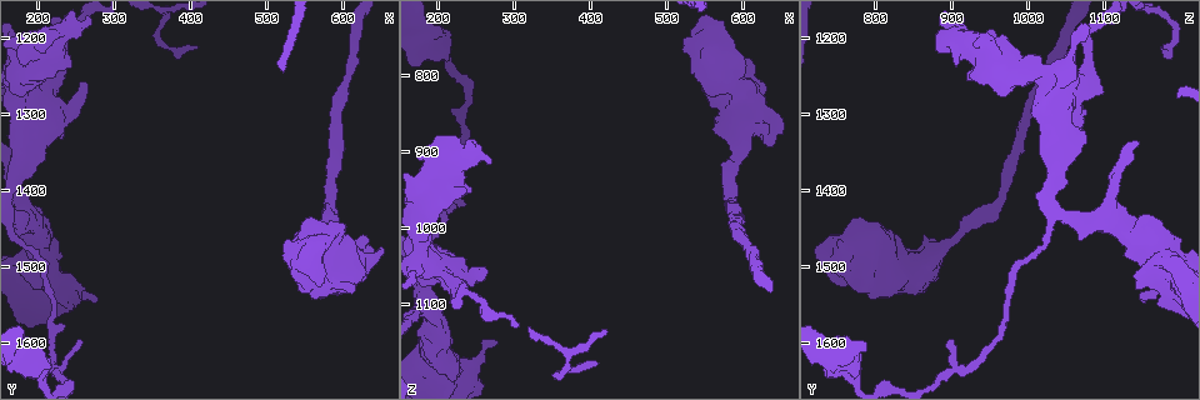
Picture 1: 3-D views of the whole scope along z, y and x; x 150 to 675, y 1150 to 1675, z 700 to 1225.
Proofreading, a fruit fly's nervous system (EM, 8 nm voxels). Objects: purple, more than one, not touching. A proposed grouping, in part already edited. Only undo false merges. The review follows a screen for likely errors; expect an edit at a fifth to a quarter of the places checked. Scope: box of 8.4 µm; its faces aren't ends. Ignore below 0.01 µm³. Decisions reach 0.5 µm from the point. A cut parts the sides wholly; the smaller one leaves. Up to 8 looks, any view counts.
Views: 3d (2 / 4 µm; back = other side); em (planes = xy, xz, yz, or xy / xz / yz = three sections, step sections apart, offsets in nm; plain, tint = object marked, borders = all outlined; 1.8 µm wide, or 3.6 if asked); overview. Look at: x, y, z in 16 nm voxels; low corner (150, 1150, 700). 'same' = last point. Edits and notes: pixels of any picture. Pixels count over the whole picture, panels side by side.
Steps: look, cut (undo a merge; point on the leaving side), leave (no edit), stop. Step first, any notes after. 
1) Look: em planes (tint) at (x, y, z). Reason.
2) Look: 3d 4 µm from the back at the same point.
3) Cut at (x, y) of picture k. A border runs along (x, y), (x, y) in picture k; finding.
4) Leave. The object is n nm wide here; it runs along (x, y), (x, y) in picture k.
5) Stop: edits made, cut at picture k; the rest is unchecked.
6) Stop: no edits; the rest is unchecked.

Look: 3d 2 µm at (205, 1640, 765). Calibre changes.

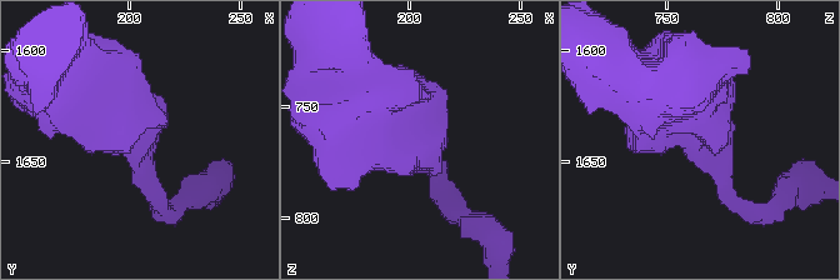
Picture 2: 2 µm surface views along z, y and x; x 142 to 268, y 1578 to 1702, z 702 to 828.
Look: em yz step 8 (tint) at (205, 1637, 765). The arms are 170, 500 nm wide.

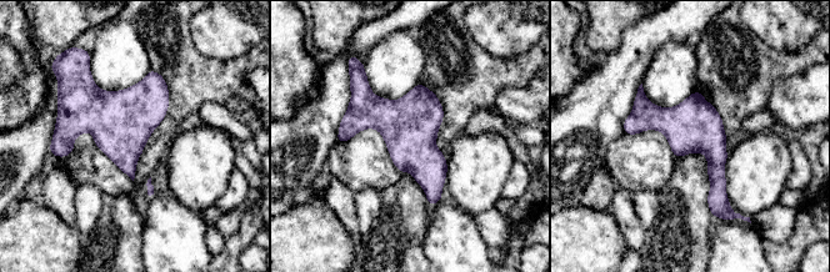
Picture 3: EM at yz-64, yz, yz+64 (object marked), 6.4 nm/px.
Leave. The object is 340 nm wide here; continuous, no second neuron.

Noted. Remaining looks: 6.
Look: em 3.6 µm yz step 8 (tint) at (180, 1345, 1040). Looks like a crossing.

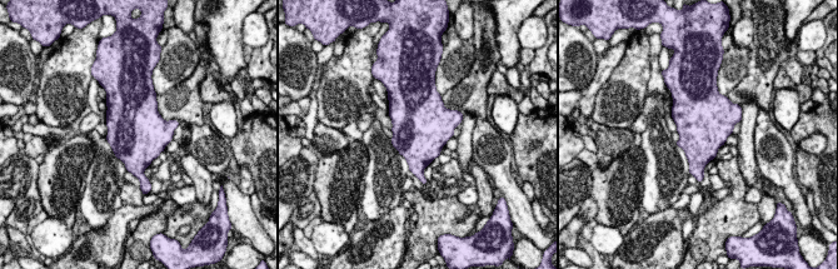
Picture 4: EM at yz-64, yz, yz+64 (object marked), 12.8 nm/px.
Look: em 3.6 µm planes (borders) at the same point.

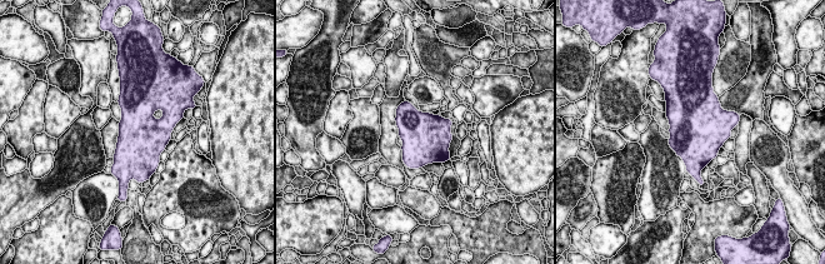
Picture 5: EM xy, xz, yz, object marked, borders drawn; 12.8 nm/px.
Leave. One neuron here.

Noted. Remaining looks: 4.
Look: 3d 4 µm at (205, 1210, 920). Arms part here.

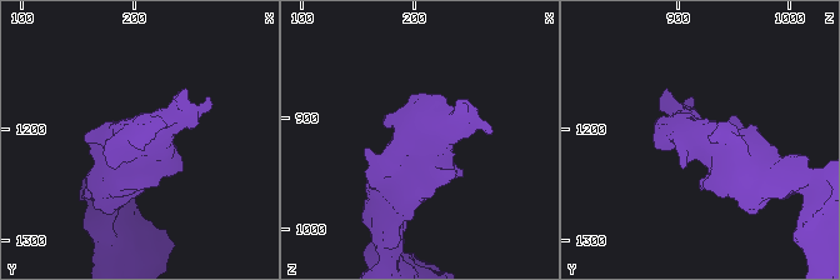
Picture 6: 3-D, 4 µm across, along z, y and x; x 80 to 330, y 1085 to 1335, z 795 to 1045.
Look: em 3.6 µm planes (plain) at (200, 1214, 924). Now the EM.

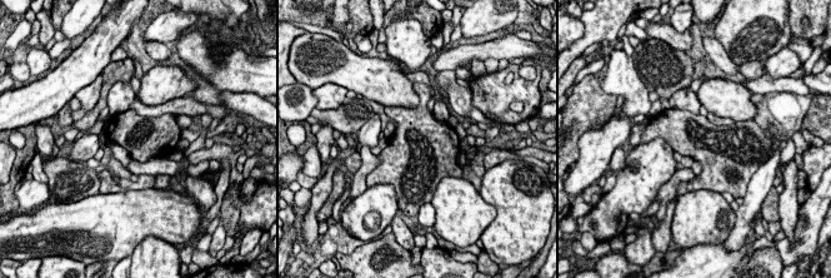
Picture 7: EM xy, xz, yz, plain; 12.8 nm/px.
Look: em 3.6 µm planes (tint) at the same point.

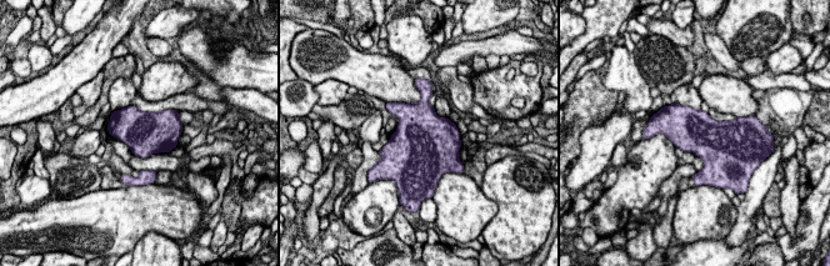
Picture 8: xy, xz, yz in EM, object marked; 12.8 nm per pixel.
Leave. The object is 550 nm wide here; all the same neuron.

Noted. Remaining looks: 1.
Stop: no edits; the rest is unchecked.

